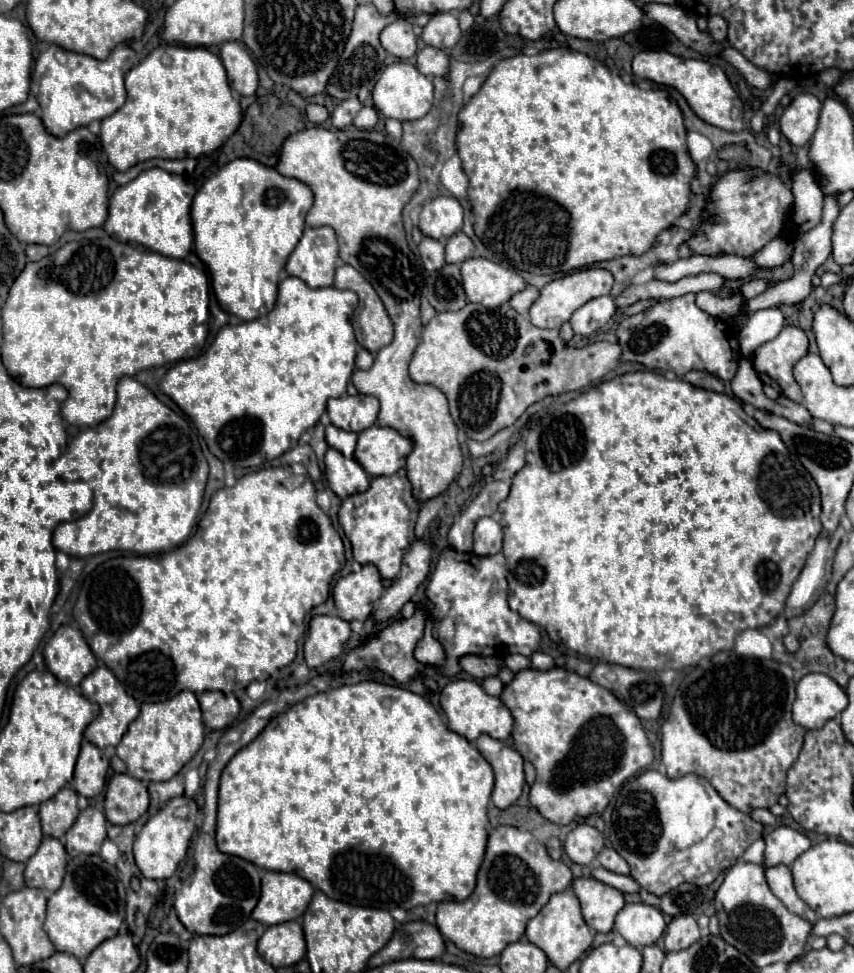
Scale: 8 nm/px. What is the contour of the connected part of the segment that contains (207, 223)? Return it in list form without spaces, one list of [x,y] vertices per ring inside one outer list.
[[[236,158],[219,168],[205,180],[192,202],[192,226],[194,247],[210,277],[211,288],[228,314],[240,320],[254,320],[268,314],[276,304],[278,274],[286,266],[286,260],[298,240],[302,238],[304,218],[312,208],[312,190],[296,180],[278,174],[252,158]]]

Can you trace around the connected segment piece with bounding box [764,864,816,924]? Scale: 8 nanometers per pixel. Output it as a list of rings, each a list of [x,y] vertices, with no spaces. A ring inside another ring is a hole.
[[[778,864],[778,866],[764,866],[766,868],[766,880],[768,880],[768,886],[770,890],[780,898],[780,902],[794,914],[802,916],[804,920],[808,920],[810,924],[816,922],[816,912],[812,908],[808,908],[800,896],[796,894],[794,890],[794,884],[792,884],[792,872],[788,866],[784,864]]]

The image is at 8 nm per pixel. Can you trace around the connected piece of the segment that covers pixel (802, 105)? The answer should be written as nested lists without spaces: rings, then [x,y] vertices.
[[[802,92],[794,96],[792,104],[784,108],[780,116],[780,130],[790,144],[804,146],[806,142],[810,142],[818,124],[820,108],[822,106],[814,94]]]

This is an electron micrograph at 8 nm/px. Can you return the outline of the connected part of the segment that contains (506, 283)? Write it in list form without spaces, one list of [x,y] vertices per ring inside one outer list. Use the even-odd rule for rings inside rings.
[[[488,258],[464,260],[462,284],[468,300],[486,308],[498,308],[526,286],[526,282],[514,270]]]

